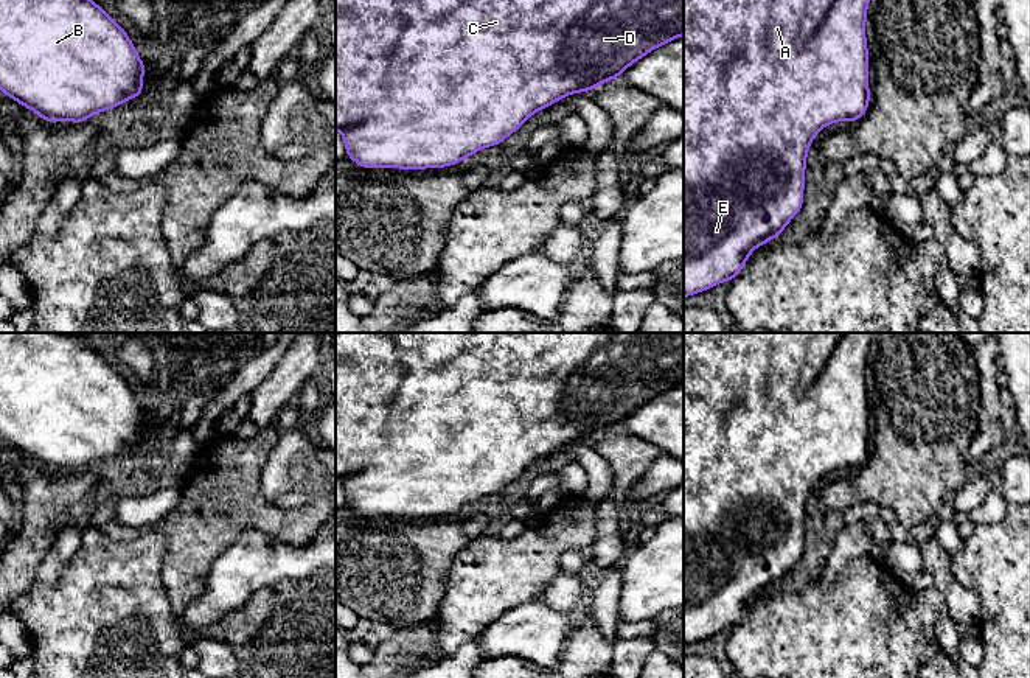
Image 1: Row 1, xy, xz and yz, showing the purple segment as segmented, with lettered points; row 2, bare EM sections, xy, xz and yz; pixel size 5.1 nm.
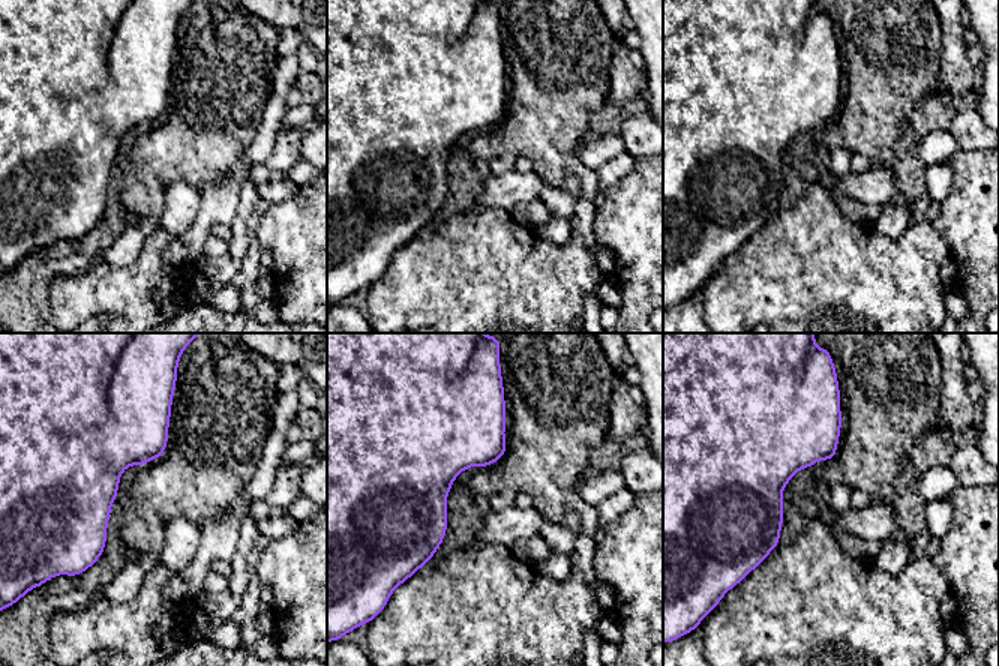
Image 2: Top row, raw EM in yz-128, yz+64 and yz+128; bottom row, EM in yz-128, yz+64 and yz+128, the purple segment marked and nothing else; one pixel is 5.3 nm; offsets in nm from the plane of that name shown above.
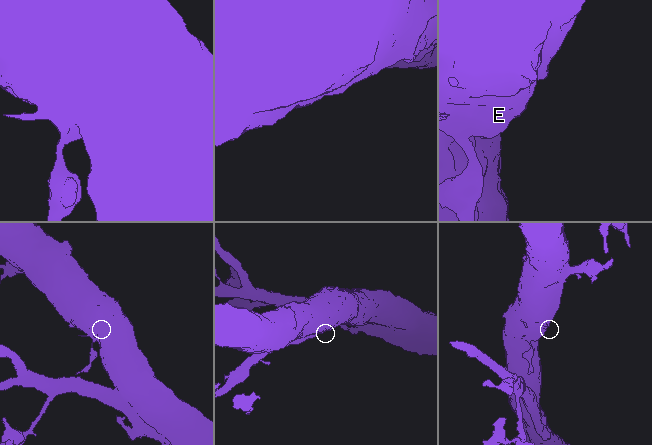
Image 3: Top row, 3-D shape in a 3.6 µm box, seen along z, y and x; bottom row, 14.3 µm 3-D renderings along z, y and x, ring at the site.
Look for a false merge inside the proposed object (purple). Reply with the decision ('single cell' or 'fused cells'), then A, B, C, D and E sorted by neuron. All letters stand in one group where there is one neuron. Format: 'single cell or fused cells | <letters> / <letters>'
single cell | A B C D E

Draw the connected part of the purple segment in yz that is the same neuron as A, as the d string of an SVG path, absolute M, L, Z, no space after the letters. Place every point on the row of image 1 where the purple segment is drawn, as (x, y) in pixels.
M684 0L684 299L732 281L750 253L783 235L803 208L808 149L828 124L854 123L868 110L868 47L865 39L870 0Z

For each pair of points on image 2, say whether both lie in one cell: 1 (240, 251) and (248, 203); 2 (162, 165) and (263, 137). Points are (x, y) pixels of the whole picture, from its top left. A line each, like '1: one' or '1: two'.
1: one
2: two

